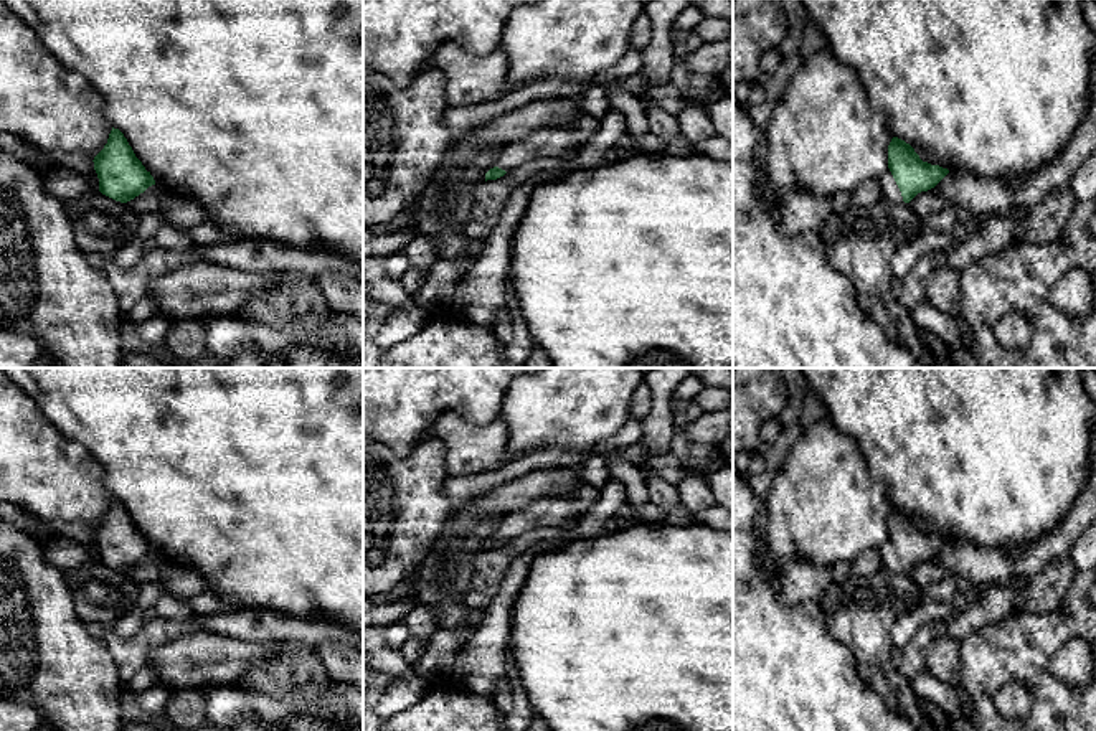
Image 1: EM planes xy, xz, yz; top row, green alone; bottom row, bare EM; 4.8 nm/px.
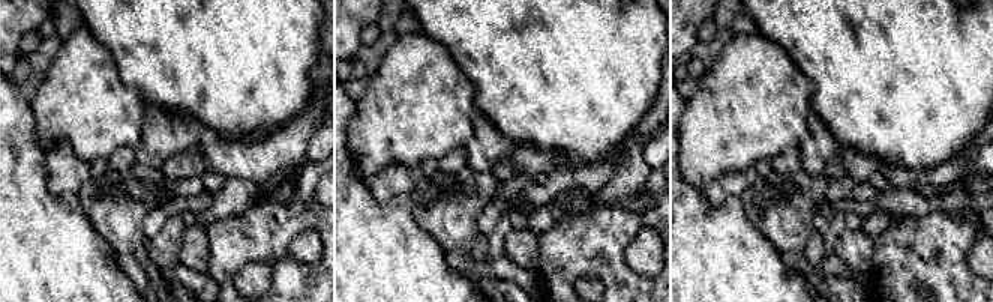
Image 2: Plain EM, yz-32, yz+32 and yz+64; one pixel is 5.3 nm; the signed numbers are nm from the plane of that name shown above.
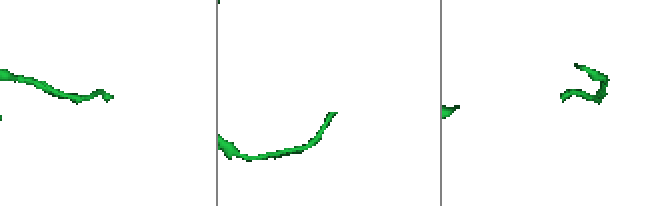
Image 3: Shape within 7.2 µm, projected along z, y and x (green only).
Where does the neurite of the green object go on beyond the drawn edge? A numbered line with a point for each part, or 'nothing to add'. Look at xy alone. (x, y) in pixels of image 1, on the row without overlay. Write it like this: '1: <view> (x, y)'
nothing to add

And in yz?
1: yz (888, 555)

